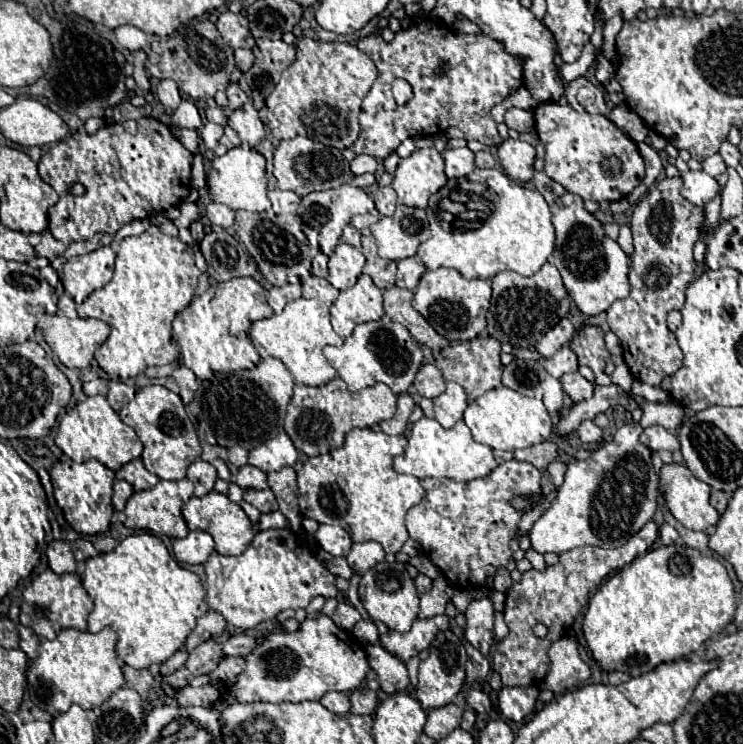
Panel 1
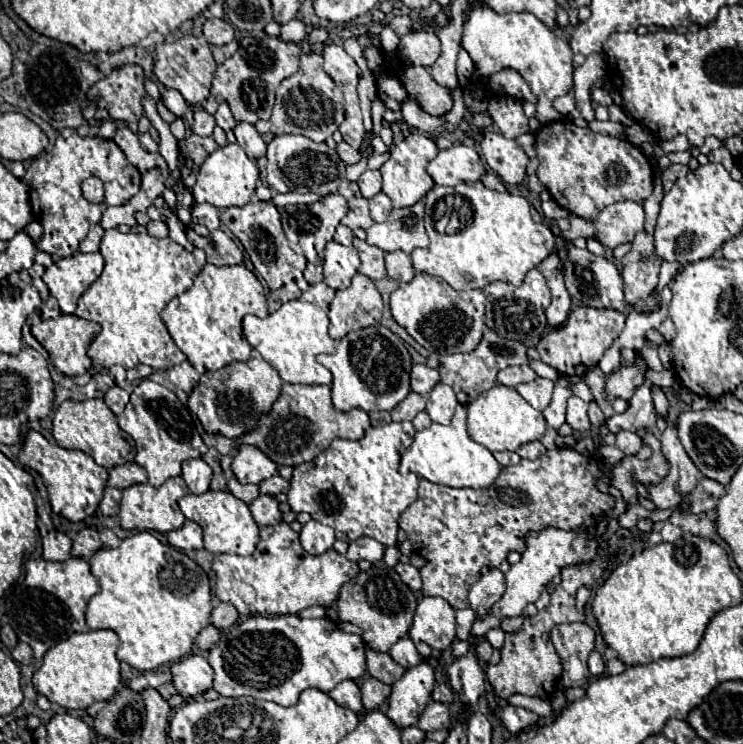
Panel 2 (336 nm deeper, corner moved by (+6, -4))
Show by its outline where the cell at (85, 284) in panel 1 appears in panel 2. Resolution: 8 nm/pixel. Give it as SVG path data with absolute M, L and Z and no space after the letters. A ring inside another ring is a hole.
M74 254L70 258L56 260L46 268L42 280L46 282L50 294L58 300L62 314L74 314L78 298L84 290L102 274L104 258L96 254Z

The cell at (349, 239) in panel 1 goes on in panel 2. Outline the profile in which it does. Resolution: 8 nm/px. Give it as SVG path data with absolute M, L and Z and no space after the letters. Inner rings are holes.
M338 226L336 228L336 234L334 234L334 240L342 246L352 246L352 238L354 238L354 232L348 228L348 226Z

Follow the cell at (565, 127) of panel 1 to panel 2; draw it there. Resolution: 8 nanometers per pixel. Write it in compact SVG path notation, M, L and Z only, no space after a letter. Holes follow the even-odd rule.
M570 120L544 124L534 136L540 160L536 176L550 190L552 198L576 216L596 218L608 204L620 200L644 202L652 192L652 166L642 150L628 140L596 134Z

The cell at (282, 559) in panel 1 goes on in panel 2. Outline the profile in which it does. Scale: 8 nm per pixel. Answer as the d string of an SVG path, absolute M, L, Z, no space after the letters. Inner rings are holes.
M286 522L260 528L260 542L252 556L216 554L212 570L216 572L216 598L232 604L242 618L254 614L298 614L310 606L330 608L342 584L356 578L360 572L356 562L350 562L334 548L320 556L304 552L298 534Z

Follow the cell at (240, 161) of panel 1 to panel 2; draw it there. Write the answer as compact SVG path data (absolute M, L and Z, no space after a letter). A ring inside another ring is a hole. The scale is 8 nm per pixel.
M226 144L212 152L208 160L198 170L198 180L192 188L192 196L198 204L212 204L216 208L230 208L230 206L246 206L250 200L254 200L254 190L256 190L256 180L258 180L258 166L254 160L250 160L244 150L238 144Z

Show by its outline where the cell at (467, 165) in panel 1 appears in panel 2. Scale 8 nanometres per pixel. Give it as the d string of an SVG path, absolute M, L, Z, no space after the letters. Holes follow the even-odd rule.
M464 144L440 150L428 164L428 174L438 186L456 186L458 182L474 182L484 174L482 160L474 148Z

